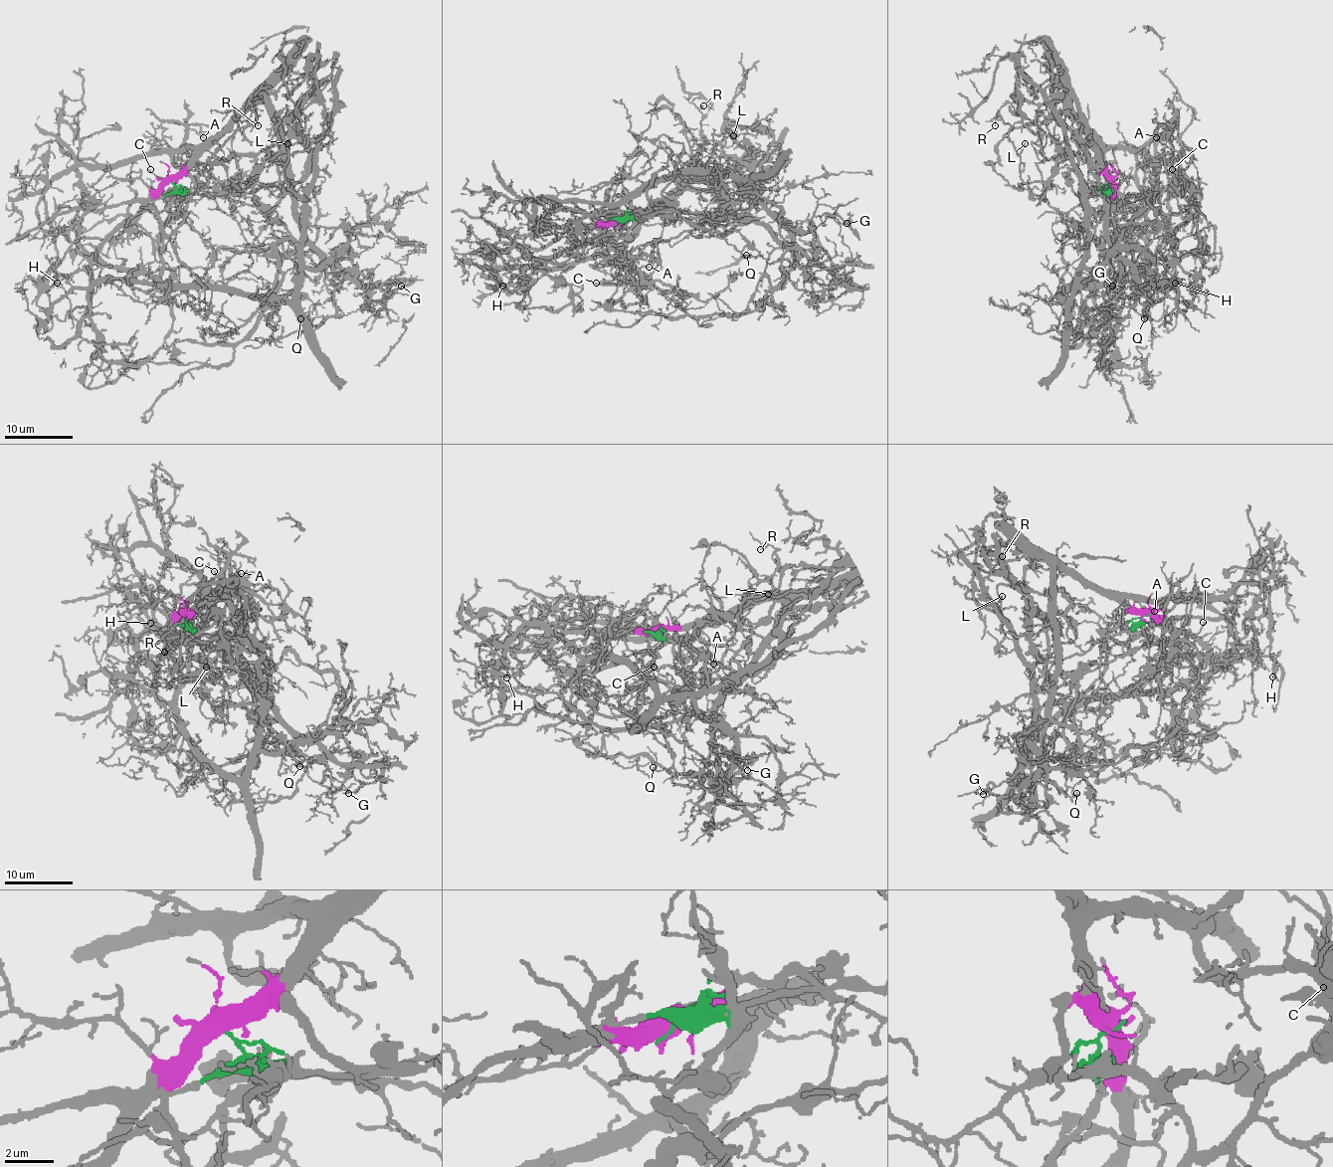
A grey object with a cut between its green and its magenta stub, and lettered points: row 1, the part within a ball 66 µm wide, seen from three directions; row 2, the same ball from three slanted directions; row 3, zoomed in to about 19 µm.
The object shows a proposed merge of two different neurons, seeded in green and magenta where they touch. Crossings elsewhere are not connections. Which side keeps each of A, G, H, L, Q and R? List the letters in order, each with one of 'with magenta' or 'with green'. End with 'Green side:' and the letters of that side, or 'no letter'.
A: with magenta
G: with green
H: with magenta
L: with green
Q: with green
R: with magenta
Green side: G, L, Q

